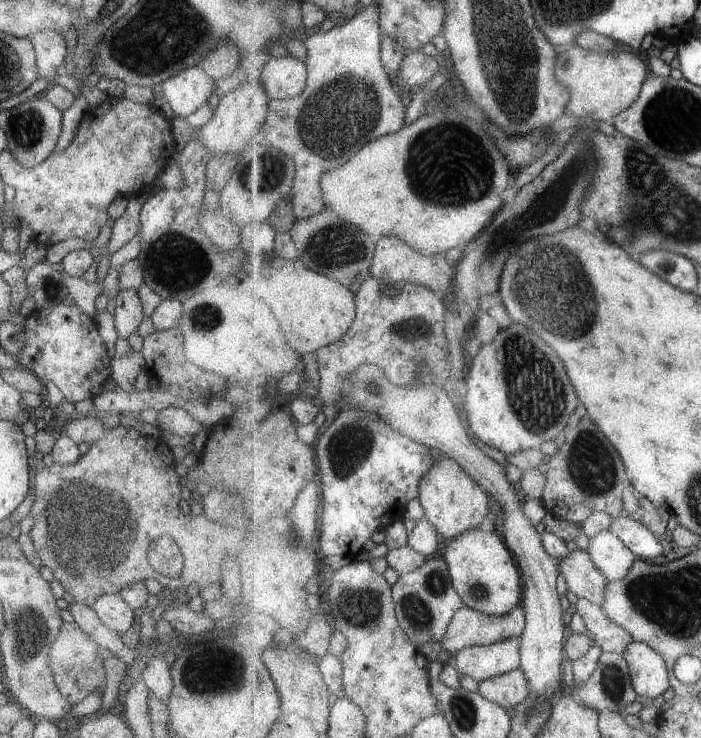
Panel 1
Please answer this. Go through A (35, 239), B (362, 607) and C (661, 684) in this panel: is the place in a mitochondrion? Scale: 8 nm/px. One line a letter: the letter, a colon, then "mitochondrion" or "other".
A: other
B: mitochondrion
C: other

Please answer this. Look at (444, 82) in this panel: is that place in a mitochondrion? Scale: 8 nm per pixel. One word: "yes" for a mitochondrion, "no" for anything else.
no

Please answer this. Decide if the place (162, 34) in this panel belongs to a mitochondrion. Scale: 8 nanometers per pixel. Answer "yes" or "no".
yes

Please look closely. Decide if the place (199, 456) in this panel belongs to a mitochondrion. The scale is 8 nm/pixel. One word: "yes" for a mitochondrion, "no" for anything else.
no

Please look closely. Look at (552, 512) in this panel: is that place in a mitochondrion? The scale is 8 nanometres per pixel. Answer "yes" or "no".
no

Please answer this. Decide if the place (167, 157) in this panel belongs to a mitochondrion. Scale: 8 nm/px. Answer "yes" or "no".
no

